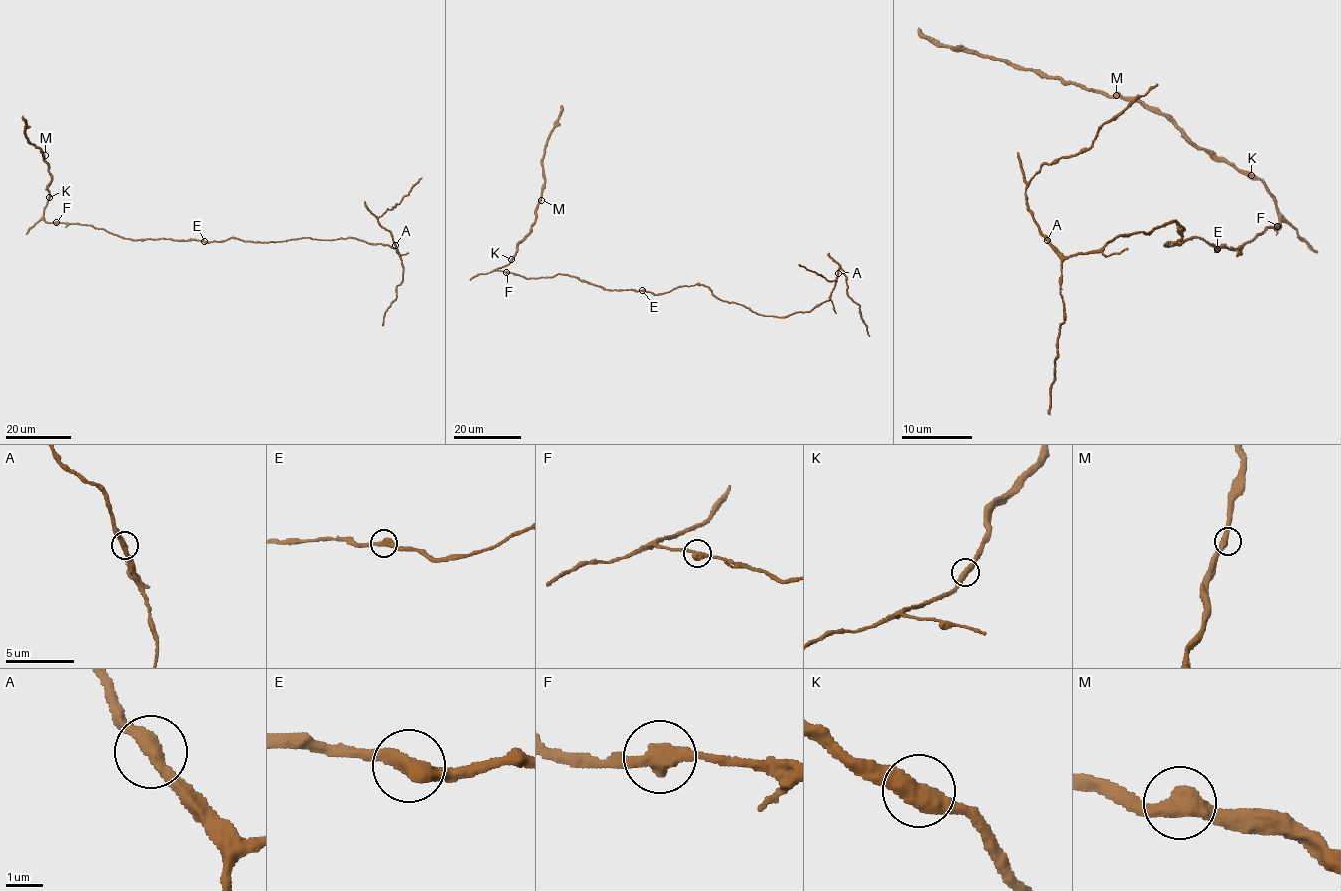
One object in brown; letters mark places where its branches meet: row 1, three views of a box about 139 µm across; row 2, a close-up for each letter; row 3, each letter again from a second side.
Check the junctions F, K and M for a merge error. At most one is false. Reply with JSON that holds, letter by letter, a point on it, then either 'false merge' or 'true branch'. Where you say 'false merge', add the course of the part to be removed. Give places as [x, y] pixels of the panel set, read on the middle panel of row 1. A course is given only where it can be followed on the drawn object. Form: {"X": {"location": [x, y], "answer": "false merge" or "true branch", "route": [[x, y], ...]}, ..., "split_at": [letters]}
{"F": {"location": [506, 272], "answer": "true branch"}, "K": {"location": [511, 259], "answer": "true branch"}, "M": {"location": [541, 200], "answer": "true branch"}, "split_at": []}

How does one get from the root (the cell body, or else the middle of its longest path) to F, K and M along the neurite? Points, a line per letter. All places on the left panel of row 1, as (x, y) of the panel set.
F: (202, 241), (132, 240), (90, 225), (56, 222)
K: (202, 241), (132, 240), (90, 225), (47, 222), (43, 213), (49, 197)
M: (202, 241), (132, 240), (90, 225), (47, 222), (43, 213), (49, 195), (46, 189), (51, 179), (45, 155)

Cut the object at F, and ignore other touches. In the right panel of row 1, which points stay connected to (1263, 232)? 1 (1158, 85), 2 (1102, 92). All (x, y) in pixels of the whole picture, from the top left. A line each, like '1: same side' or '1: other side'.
1: same side
2: other side

